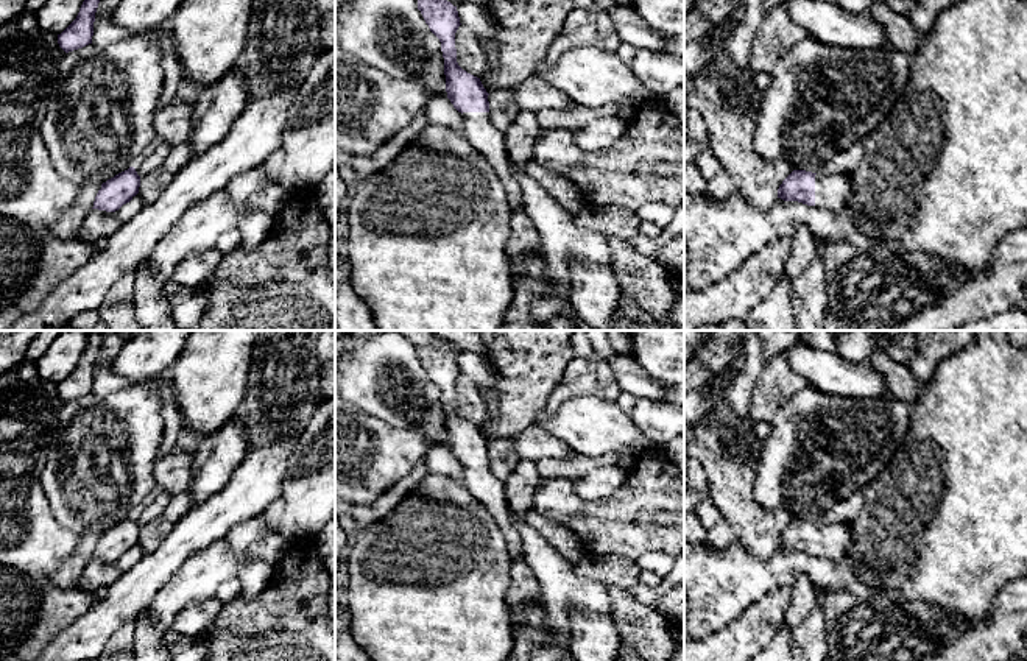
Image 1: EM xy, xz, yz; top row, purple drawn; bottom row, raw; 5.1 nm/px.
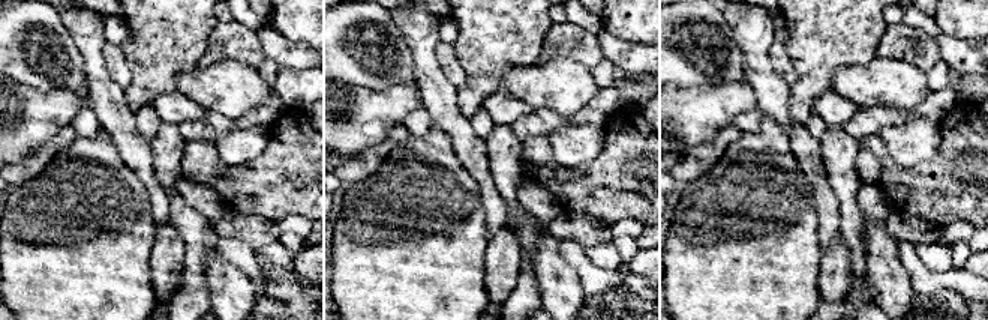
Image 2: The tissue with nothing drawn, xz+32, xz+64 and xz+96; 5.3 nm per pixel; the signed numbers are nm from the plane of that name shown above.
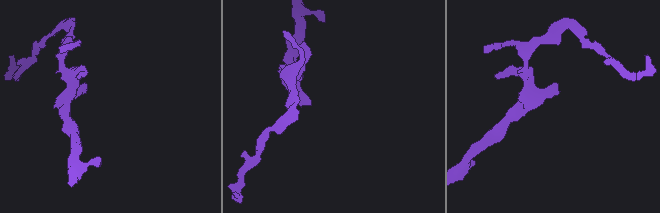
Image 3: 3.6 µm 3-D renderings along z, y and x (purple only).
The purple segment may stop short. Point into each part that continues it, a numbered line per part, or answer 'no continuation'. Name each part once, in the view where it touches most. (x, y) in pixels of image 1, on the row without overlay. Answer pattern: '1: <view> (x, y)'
1: yz (832, 541)

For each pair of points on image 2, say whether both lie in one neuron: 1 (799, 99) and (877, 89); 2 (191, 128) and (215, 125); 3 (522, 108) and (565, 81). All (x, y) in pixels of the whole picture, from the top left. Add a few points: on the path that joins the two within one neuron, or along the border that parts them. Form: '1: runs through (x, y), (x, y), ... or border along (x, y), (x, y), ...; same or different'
1: border along (855, 63), (846, 63), (834, 74), (831, 90); different
2: runs through (197, 128), (209, 128); same
3: border along (502, 90), (534, 108); different

